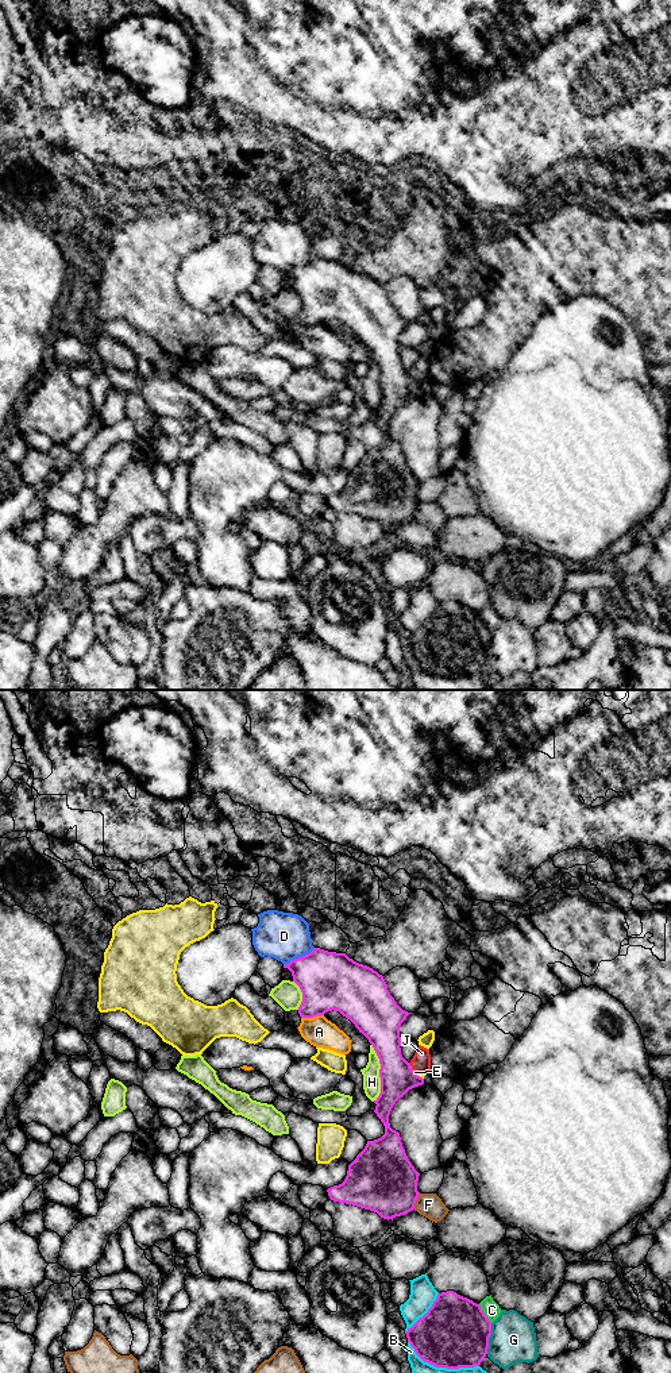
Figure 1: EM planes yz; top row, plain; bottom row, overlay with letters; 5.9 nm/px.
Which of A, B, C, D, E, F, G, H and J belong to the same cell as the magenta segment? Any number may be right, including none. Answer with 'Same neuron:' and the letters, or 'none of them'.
Same neuron: none of them

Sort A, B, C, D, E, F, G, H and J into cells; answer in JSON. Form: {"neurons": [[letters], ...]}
{"neurons": [["A"], ["B"], ["C"], ["D"], ["E"], ["F"], ["G"], ["H"], ["J"]]}

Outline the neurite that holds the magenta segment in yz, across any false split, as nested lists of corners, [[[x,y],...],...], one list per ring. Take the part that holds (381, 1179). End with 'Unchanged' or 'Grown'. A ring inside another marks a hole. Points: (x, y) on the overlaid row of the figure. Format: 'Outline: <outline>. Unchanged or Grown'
Outline: [[[315,948],[311,953],[284,965],[292,972],[293,981],[302,992],[298,1007],[301,1018],[324,1015],[327,1011],[339,1011],[373,1045],[381,1064],[381,1094],[374,1100],[374,1112],[385,1126],[385,1134],[367,1141],[365,1149],[348,1165],[347,1176],[339,1185],[327,1189],[333,1202],[352,1204],[377,1212],[383,1219],[393,1219],[414,1210],[420,1195],[417,1181],[420,1173],[409,1161],[401,1142],[400,1133],[393,1130],[389,1115],[396,1102],[409,1089],[423,1085],[424,1079],[417,1076],[410,1064],[401,1054],[400,1026],[412,1013],[402,1010],[387,990],[382,975],[373,968],[359,964],[346,953],[328,952]]]. Unchanged

